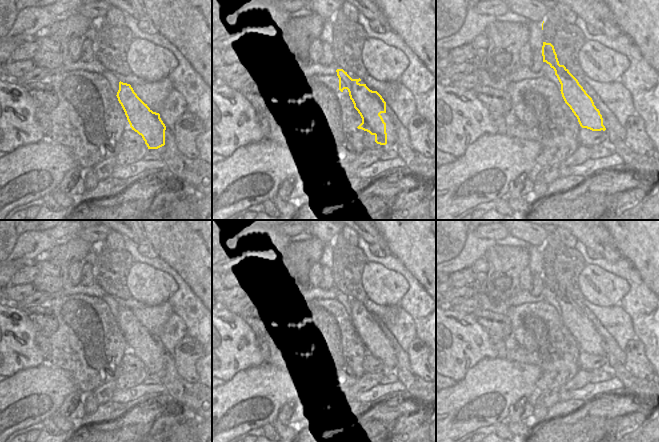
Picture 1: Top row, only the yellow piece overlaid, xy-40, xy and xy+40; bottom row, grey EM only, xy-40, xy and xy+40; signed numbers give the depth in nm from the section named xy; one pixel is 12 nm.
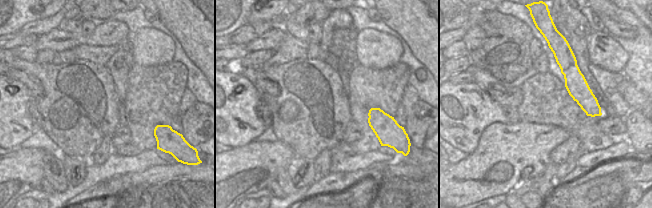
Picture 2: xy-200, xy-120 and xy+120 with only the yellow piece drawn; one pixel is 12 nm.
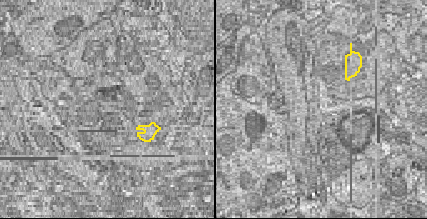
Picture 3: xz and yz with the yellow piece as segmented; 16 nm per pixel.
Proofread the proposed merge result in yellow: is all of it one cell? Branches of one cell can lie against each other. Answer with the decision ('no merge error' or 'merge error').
no merge error

